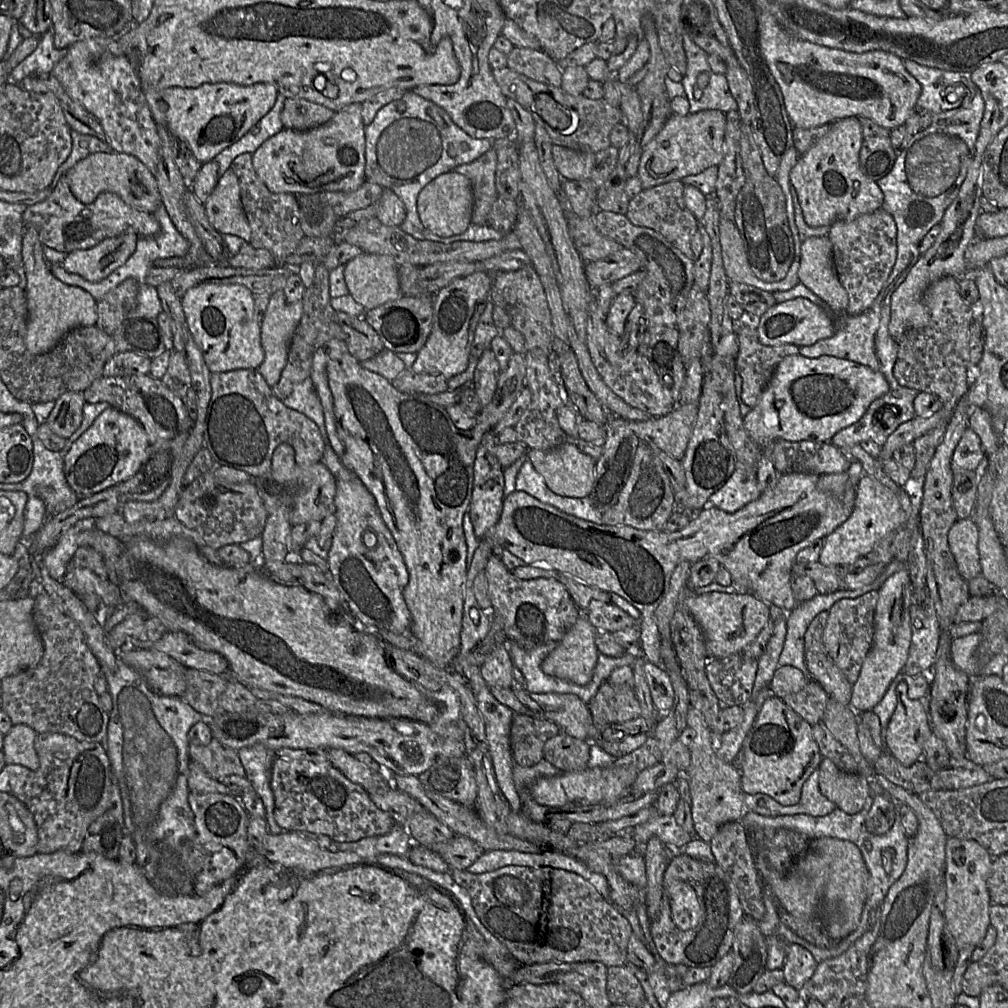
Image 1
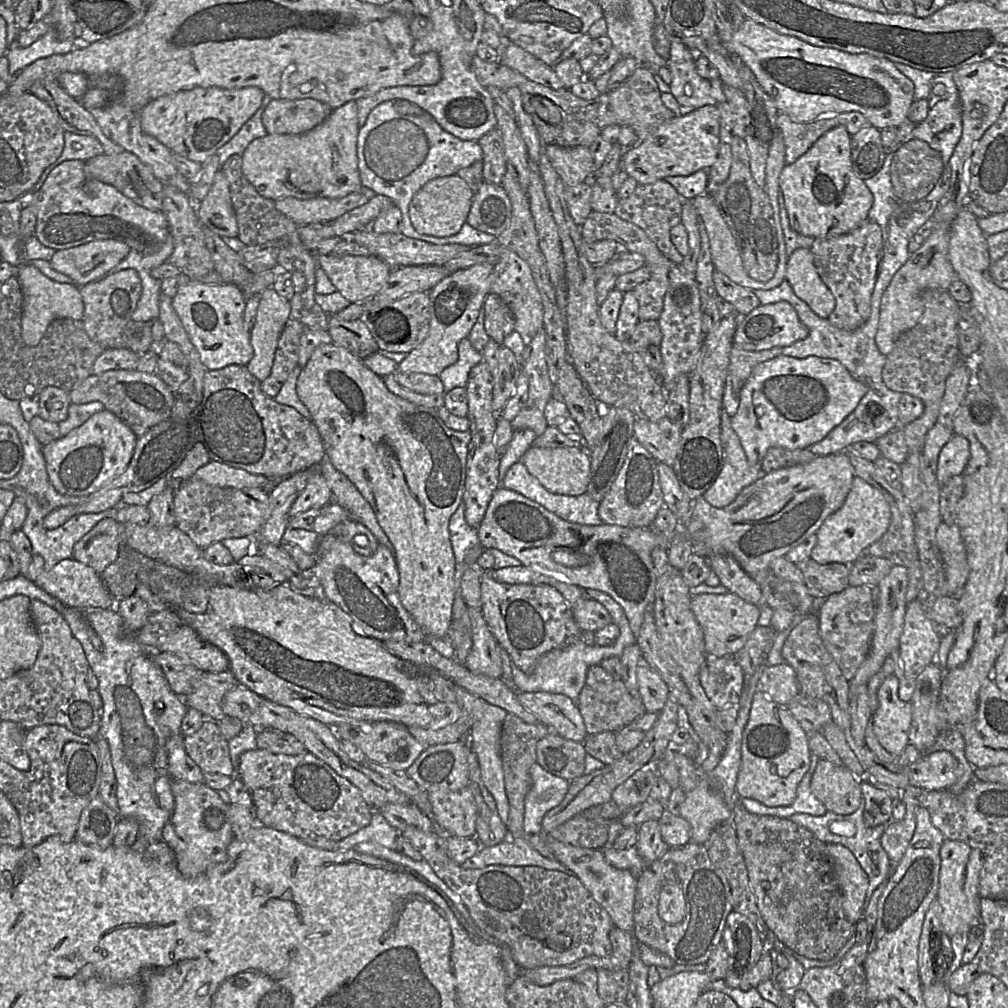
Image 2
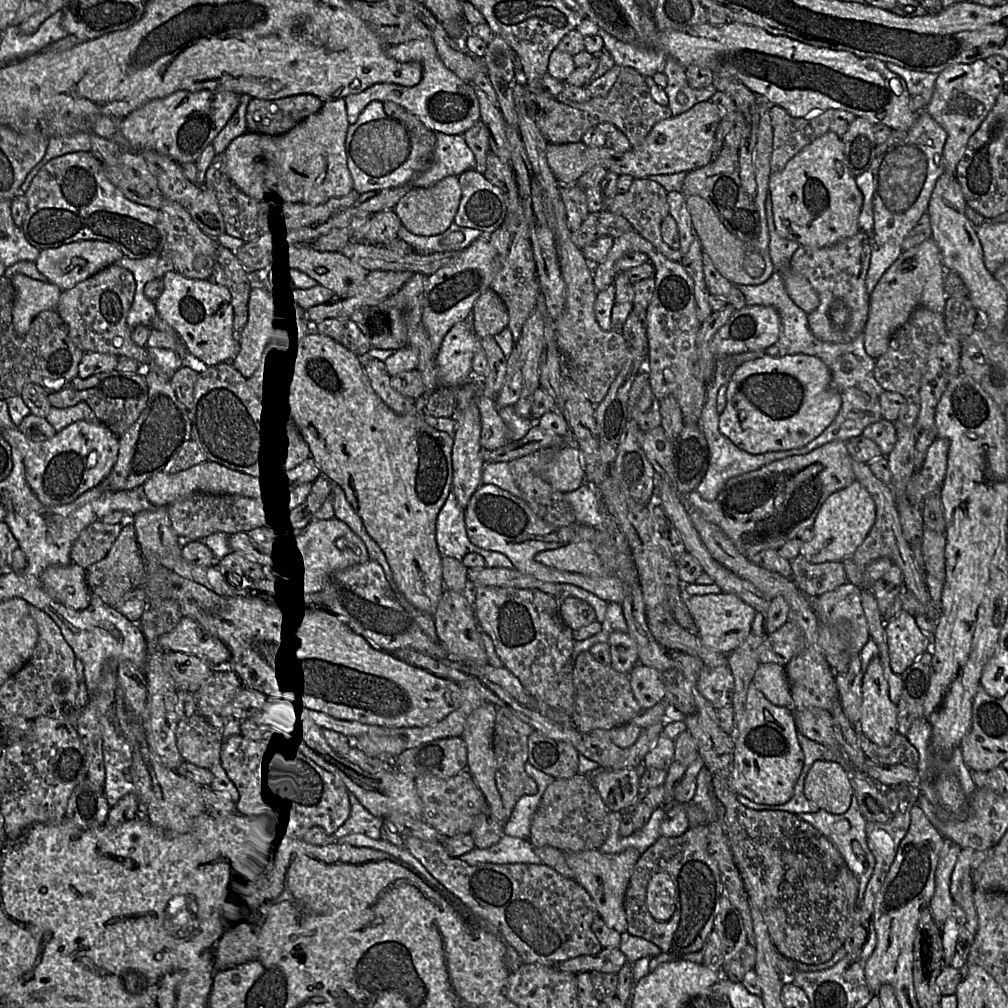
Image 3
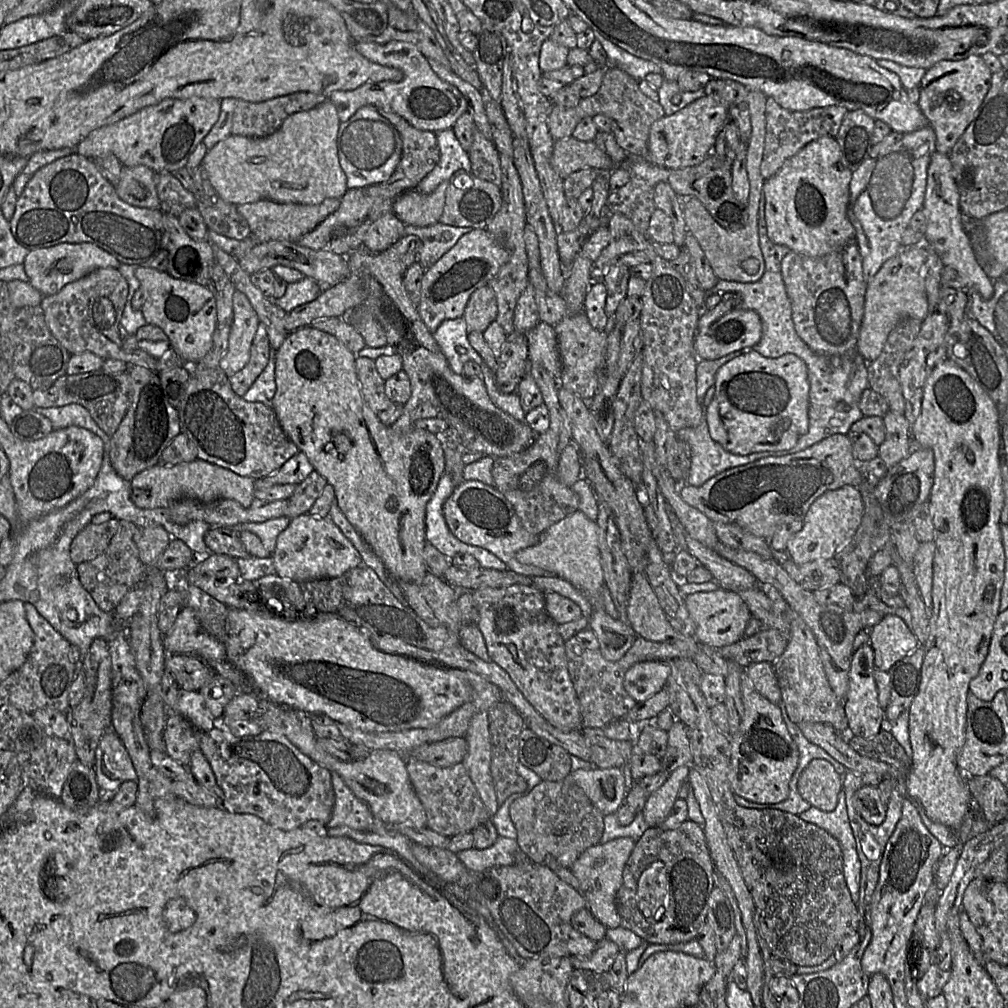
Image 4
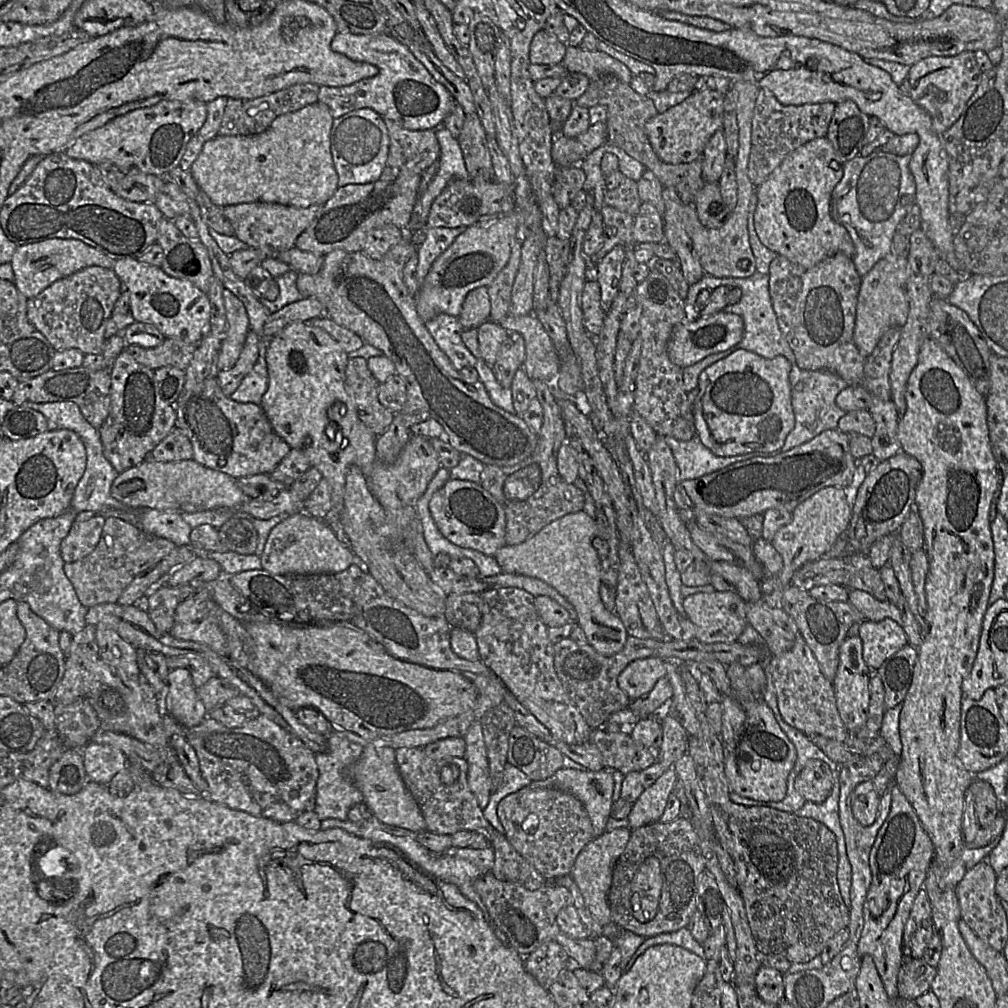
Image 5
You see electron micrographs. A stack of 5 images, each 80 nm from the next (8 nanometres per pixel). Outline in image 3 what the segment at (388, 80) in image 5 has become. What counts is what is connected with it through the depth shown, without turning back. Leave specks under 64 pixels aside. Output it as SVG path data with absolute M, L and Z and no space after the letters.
M432 38L386 46L384 52L387 57L399 62L420 63L422 79L415 86L377 83L357 94L347 95L343 99L350 124L356 122L359 114L373 101L394 102L416 116L426 128L433 132L442 132L449 135L463 135L465 131L480 121L480 106L475 87L459 78L444 65L437 54Z

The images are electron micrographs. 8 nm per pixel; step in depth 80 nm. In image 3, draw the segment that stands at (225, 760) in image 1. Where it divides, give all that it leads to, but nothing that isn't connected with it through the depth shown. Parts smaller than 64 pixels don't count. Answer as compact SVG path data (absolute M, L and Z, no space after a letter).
M198 713L191 717L181 718L176 727L177 748L185 762L210 770L213 765L220 764L220 754L224 742L222 730L210 725Z

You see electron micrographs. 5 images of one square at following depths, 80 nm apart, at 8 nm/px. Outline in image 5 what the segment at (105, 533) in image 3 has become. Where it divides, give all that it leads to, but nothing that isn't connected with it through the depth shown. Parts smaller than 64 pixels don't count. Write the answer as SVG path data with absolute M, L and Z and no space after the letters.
M96 515L86 521L75 521L61 542L64 562L74 562L89 555L97 546L107 517Z

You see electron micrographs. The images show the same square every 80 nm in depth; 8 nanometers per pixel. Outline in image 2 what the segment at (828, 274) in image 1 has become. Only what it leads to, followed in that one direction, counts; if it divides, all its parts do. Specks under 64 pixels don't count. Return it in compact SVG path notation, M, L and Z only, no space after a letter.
M799 248L790 255L785 281L791 285L796 296L820 317L827 318L834 310L835 297L820 278L809 248Z

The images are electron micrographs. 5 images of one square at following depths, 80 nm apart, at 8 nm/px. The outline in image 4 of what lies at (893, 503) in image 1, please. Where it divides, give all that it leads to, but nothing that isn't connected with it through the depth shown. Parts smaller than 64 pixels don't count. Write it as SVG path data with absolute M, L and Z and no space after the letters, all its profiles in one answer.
M844 486L826 491L812 503L802 520L801 529L787 542L785 552L796 564L834 558L834 555L847 545L856 533L864 510L865 503L857 487Z

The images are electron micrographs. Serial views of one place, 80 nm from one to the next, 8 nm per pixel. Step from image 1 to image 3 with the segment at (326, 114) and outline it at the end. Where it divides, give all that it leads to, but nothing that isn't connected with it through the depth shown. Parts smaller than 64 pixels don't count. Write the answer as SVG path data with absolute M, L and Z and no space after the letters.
M297 94L277 100L252 98L246 107L247 131L265 135L283 134L318 112L323 103L312 94Z

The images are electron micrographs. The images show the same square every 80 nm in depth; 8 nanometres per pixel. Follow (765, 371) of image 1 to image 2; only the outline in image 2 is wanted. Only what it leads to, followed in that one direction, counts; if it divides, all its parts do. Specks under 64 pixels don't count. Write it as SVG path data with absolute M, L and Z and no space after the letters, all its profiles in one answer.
M733 347L722 399L723 409L730 417L737 412L740 390L754 368L760 363L780 355L783 355L781 348L749 351Z

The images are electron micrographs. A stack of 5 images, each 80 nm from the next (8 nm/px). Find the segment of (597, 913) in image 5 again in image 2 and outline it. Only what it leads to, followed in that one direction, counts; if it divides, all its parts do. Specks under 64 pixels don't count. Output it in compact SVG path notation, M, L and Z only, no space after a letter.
M543 830L541 833L545 836L555 859L565 865L581 881L593 899L607 911L614 926L632 933L634 929L637 876L629 870L612 866L607 862L601 850L573 846L551 838Z

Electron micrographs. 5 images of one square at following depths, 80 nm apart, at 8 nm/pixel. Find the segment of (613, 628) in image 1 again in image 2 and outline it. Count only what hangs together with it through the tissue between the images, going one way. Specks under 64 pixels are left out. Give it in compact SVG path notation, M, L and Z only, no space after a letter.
M584 597L572 605L574 619L583 632L594 632L612 623L609 611L598 601Z

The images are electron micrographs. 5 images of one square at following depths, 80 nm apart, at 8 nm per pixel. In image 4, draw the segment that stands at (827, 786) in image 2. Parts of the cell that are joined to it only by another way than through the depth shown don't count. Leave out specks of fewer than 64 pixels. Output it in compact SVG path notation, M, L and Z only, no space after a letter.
M813 759L801 773L798 790L804 800L822 811L833 811L843 791L842 774L824 759Z

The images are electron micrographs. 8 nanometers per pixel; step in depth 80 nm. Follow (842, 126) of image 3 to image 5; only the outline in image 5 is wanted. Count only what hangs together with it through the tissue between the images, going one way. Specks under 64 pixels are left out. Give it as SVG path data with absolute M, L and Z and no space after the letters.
M760 88L752 119L751 150L747 167L751 183L755 187L759 186L795 149L811 140L826 137L835 106L835 103L785 106L768 89Z

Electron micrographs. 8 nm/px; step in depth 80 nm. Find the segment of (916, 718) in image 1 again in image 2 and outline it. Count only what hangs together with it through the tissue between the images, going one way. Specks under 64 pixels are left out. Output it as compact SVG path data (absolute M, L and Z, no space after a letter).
M894 675L887 677L877 691L878 707L873 712L871 724L880 744L891 754L901 754L910 744L909 731L912 722L912 705L899 698L900 680Z

